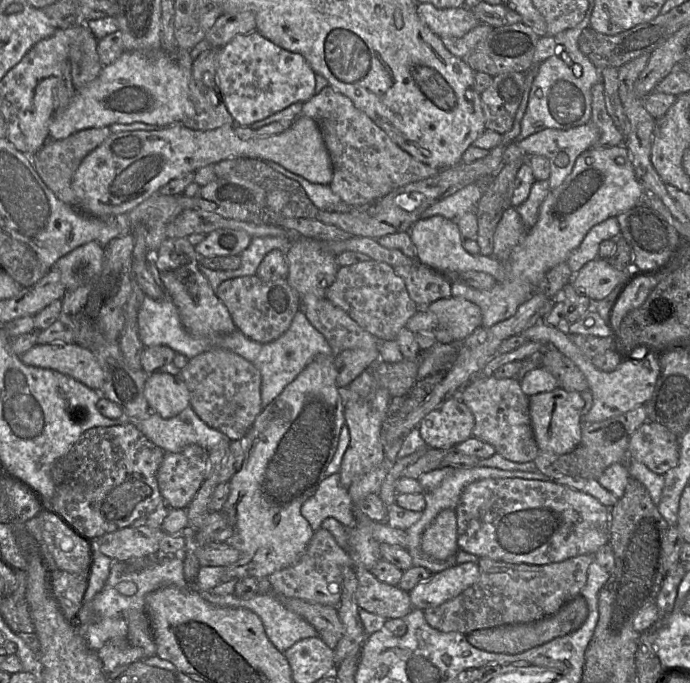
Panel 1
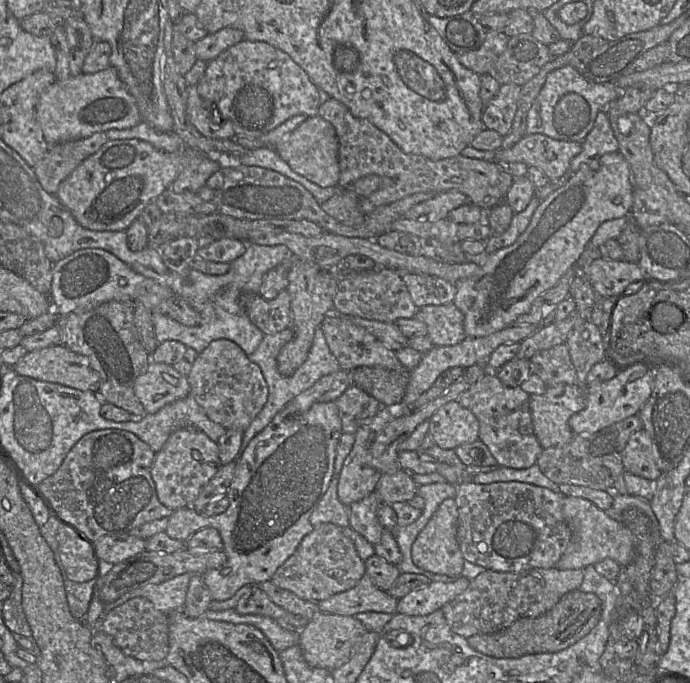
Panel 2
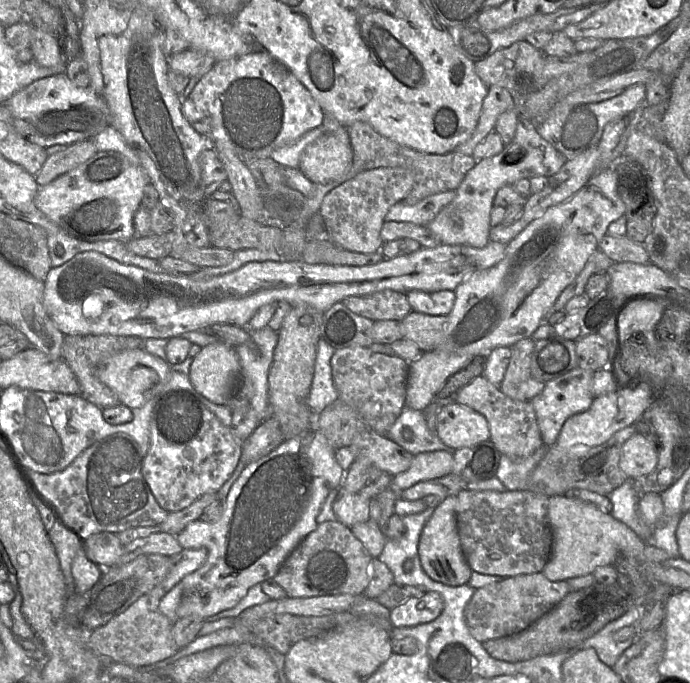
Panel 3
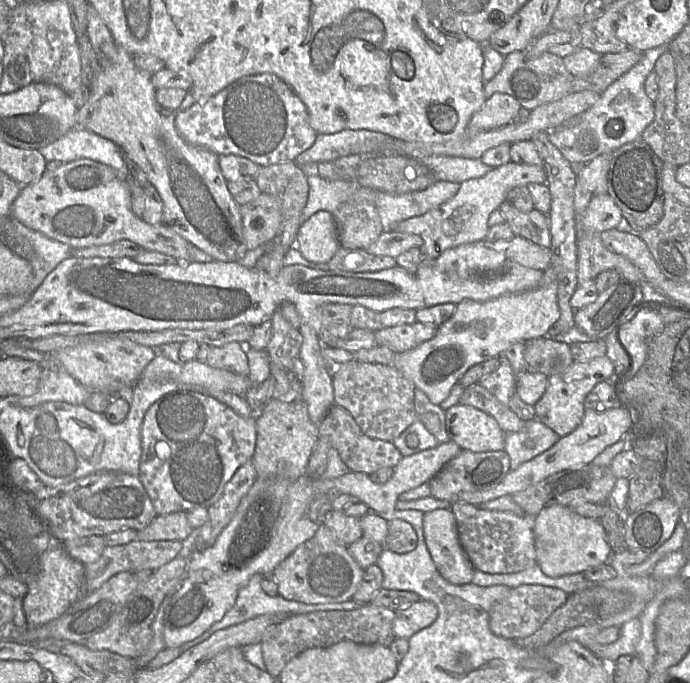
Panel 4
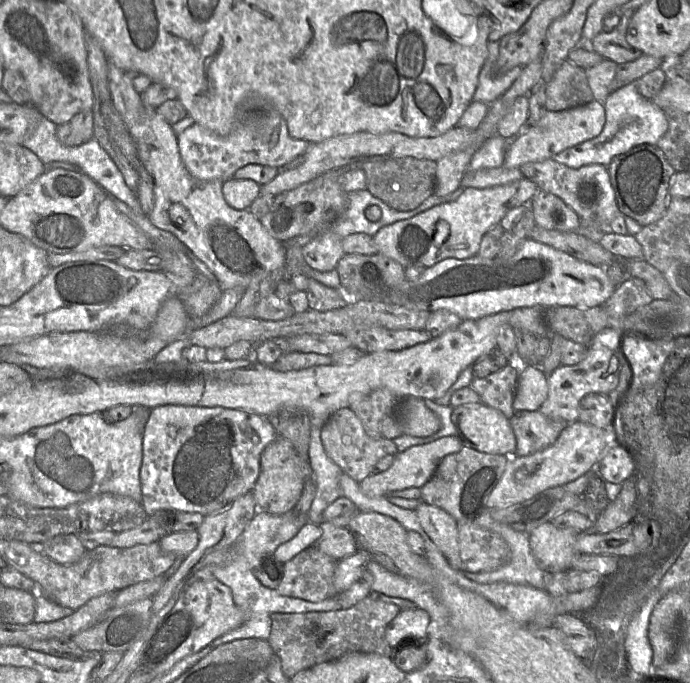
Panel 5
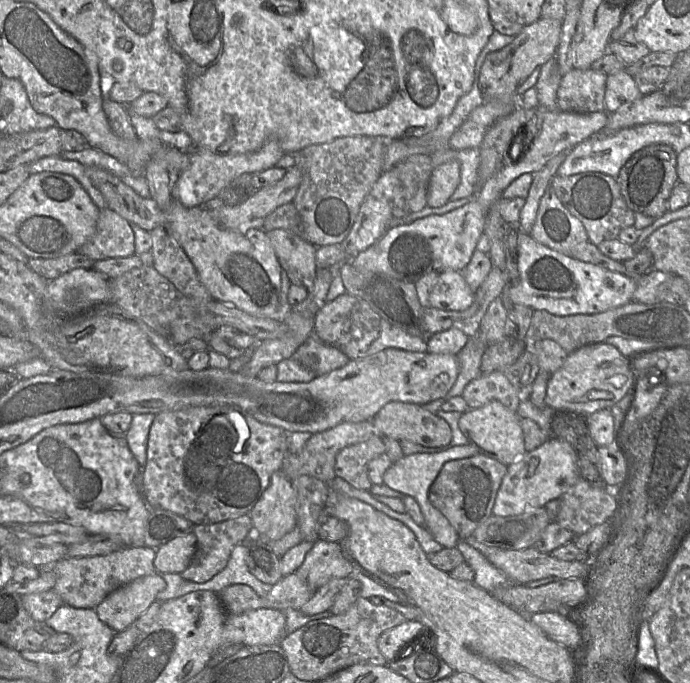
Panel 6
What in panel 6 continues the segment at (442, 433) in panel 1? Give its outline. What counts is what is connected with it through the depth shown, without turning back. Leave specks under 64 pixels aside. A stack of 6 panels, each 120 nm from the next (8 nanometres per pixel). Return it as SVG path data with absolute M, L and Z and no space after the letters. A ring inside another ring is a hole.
M497 400L479 408L467 409L459 418L458 426L469 440L468 444L473 445L478 453L496 459L506 466L526 452L520 417Z

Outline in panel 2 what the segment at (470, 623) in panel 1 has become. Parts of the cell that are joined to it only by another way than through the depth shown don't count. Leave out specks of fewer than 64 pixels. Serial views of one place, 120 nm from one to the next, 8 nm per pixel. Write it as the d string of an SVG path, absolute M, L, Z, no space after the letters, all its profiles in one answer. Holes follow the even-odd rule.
M535 568L521 572L497 572L487 569L461 595L444 605L442 610L450 629L464 638L493 634L523 618L536 618L549 612L567 593L578 590L584 569L560 570Z

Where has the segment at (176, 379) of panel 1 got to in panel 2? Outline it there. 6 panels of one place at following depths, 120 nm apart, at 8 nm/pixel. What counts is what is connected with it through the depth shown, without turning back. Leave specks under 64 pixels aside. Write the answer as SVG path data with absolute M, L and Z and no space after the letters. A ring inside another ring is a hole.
M150 362L134 382L134 392L145 412L156 413L162 407L190 394L186 376L172 366Z

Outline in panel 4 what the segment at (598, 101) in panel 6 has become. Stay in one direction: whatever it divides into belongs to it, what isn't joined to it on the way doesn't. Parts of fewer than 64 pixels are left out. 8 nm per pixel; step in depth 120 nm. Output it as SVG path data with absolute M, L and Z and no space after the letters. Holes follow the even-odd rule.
M516 51L504 56L501 70L488 82L484 83L487 97L495 92L506 93L514 97L521 108L532 109L552 101L556 101L572 91L573 75L567 70L563 58L549 52L537 58L529 58L526 51Z

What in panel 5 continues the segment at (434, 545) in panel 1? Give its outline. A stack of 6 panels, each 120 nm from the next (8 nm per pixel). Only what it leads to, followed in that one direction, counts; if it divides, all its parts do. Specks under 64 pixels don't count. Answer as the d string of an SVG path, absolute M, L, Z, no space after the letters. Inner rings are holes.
M424 502L418 505L415 512L421 527L436 544L449 565L455 570L461 570L456 520L445 510Z

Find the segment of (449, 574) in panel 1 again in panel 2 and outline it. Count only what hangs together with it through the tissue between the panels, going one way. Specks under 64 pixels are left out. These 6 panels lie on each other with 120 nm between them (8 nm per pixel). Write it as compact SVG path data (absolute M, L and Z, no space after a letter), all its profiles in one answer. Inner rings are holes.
M461 575L450 582L429 582L398 600L397 613L410 616L425 616L461 595L470 585L470 580Z

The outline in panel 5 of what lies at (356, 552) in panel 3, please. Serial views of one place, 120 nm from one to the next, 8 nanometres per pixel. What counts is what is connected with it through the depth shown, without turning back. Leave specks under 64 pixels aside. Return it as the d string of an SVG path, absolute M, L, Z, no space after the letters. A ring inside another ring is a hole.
M312 545L283 564L283 578L276 590L282 596L310 602L337 597L334 586L337 563Z

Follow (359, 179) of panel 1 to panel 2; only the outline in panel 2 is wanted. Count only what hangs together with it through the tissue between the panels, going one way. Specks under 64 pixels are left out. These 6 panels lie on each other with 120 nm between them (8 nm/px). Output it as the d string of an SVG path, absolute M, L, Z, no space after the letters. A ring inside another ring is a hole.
M330 97L320 104L318 116L332 124L336 131L339 144L339 187L348 187L368 175L382 177L383 188L367 198L375 207L391 204L415 193L440 194L456 190L465 194L470 203L486 211L505 202L513 183L514 178L506 172L505 167L492 160L466 158L459 154L449 159L432 161L421 156L406 154L385 133L368 120L353 116L343 103L334 98Z

